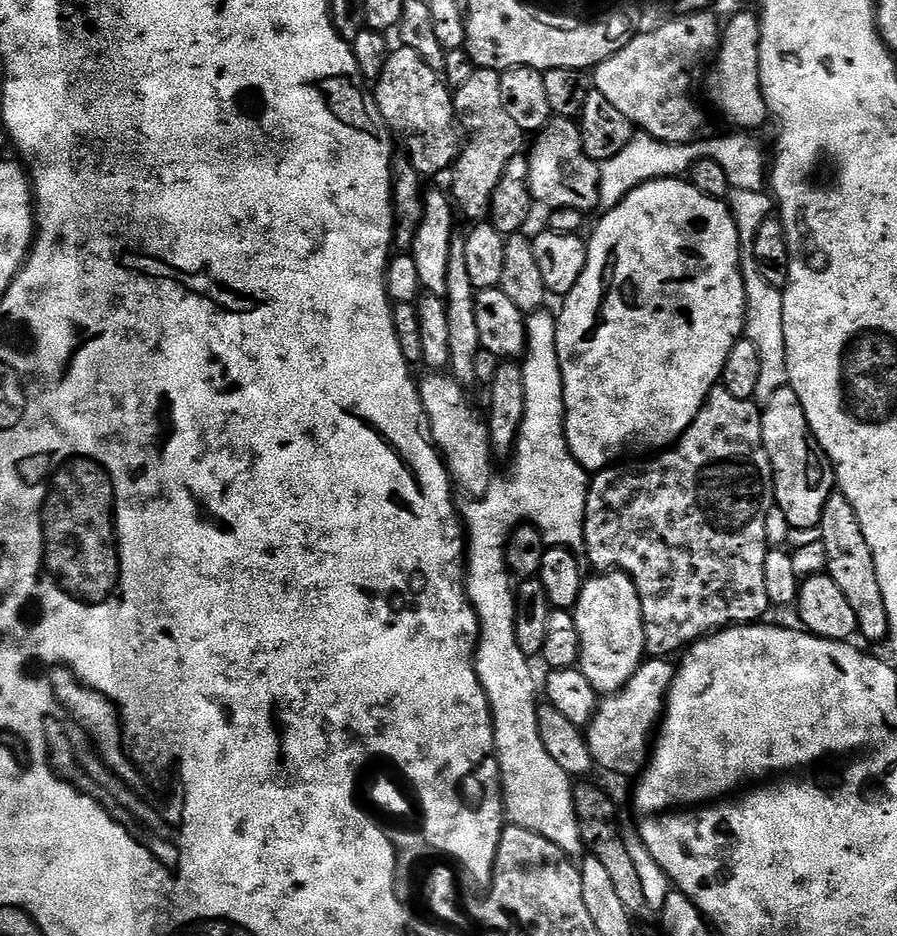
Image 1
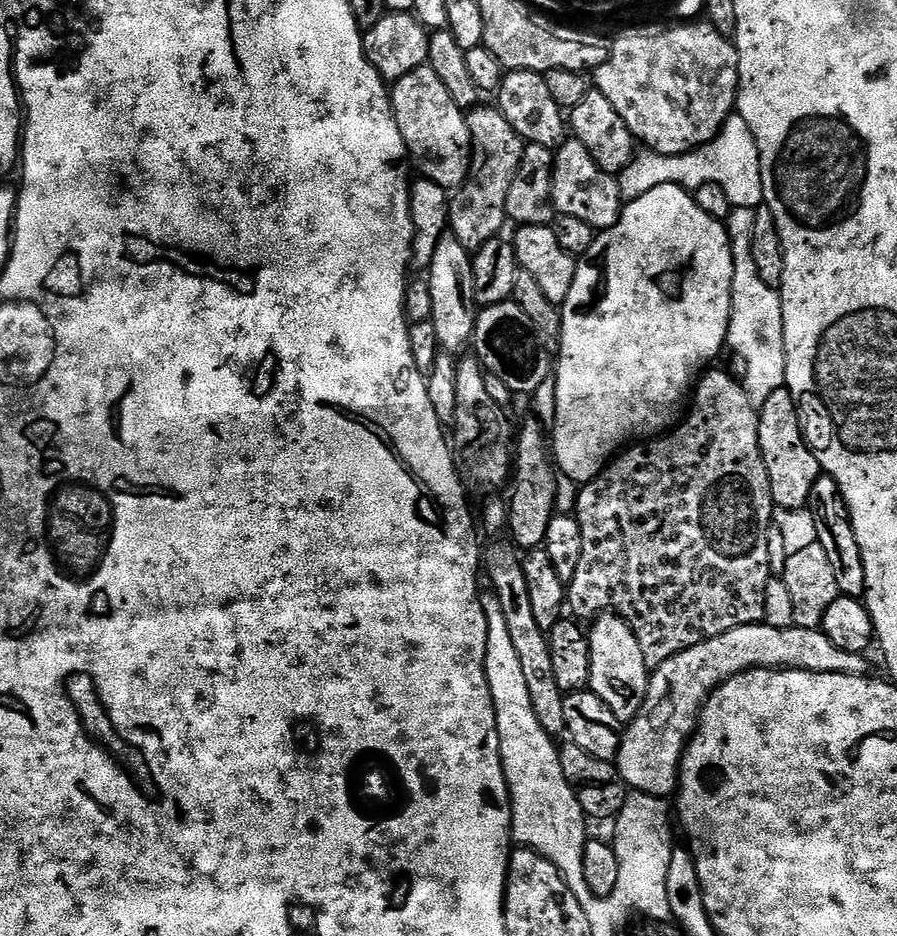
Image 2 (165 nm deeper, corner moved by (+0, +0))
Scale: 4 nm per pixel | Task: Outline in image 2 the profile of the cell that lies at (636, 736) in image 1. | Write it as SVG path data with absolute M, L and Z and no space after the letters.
M763 622L738 626L710 638L690 650L674 654L649 675L642 710L623 729L624 737L615 758L615 766L629 789L668 798L678 788L680 761L684 759L688 741L700 723L700 711L713 690L731 676L749 672L751 668L793 668L803 672L825 672L863 676L869 670L859 652L838 650L820 628L775 628Z

